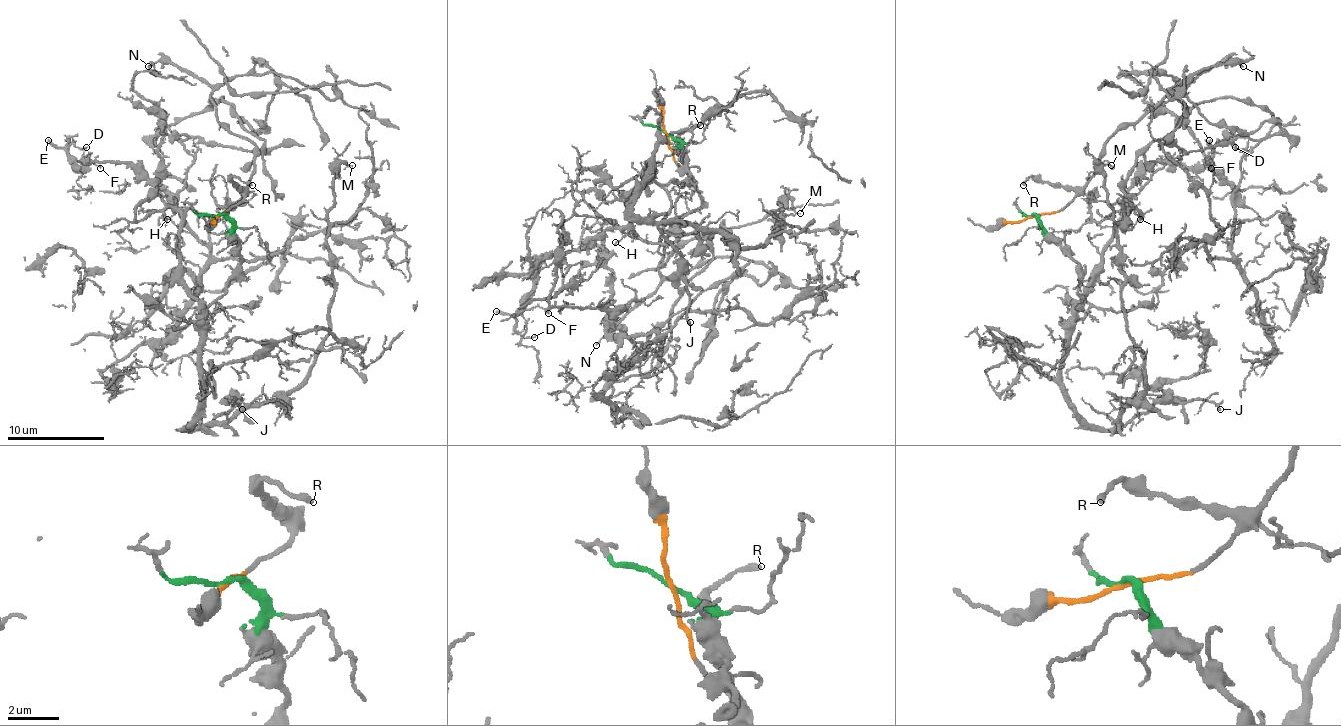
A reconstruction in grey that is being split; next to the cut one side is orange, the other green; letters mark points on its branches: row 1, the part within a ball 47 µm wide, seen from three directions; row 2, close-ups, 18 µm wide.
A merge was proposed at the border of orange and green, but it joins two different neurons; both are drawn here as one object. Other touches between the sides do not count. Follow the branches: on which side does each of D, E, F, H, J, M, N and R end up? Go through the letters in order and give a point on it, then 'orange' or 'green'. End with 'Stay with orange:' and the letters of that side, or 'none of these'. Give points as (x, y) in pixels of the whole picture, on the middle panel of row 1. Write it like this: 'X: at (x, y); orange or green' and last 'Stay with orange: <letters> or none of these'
D: at (534, 337); green
E: at (496, 311); green
F: at (548, 313); green
H: at (615, 242); green
J: at (690, 322); green
M: at (800, 213); green
N: at (596, 345); orange
R: at (700, 125); orange
Stay with orange: N, R

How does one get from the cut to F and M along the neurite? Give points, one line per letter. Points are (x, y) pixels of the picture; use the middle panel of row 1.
F: (666, 133), (678, 140), (688, 177), (649, 180), (627, 202), (625, 226), (554, 253), (524, 307), (549, 314)
M: (666, 133), (688, 177), (664, 184), (649, 162), (634, 214), (754, 248), (783, 226), (781, 206), (800, 214)

